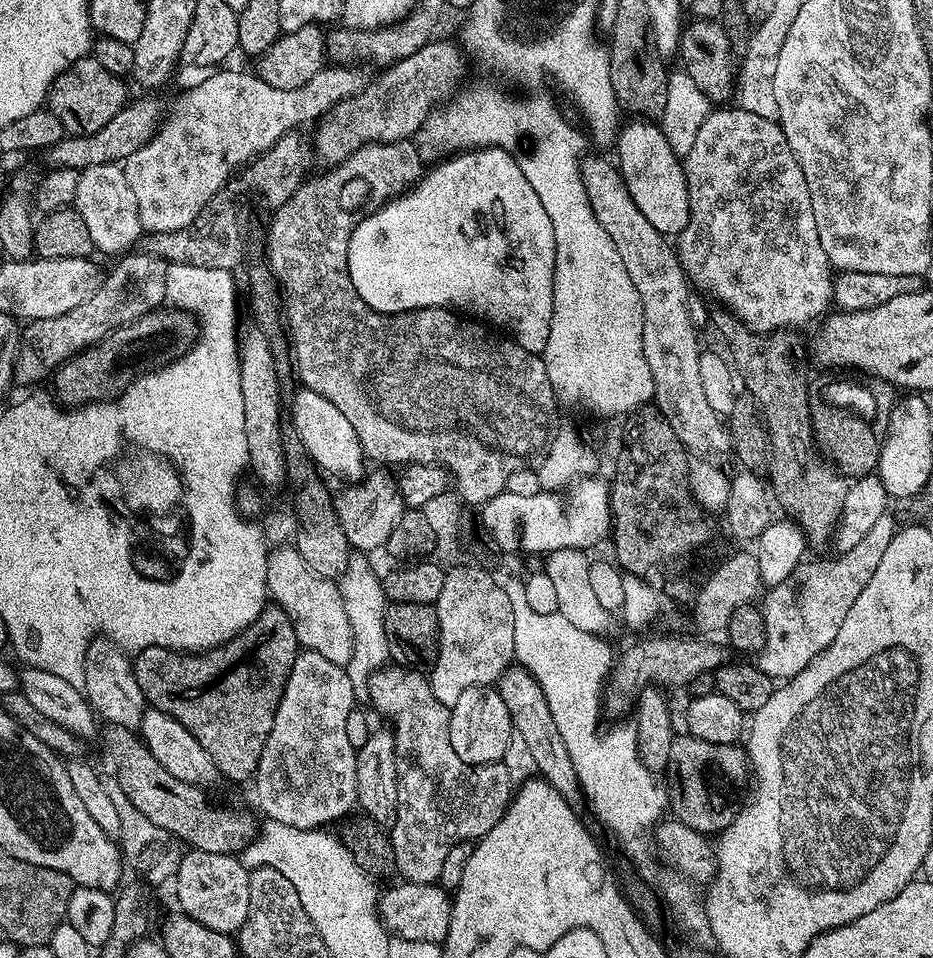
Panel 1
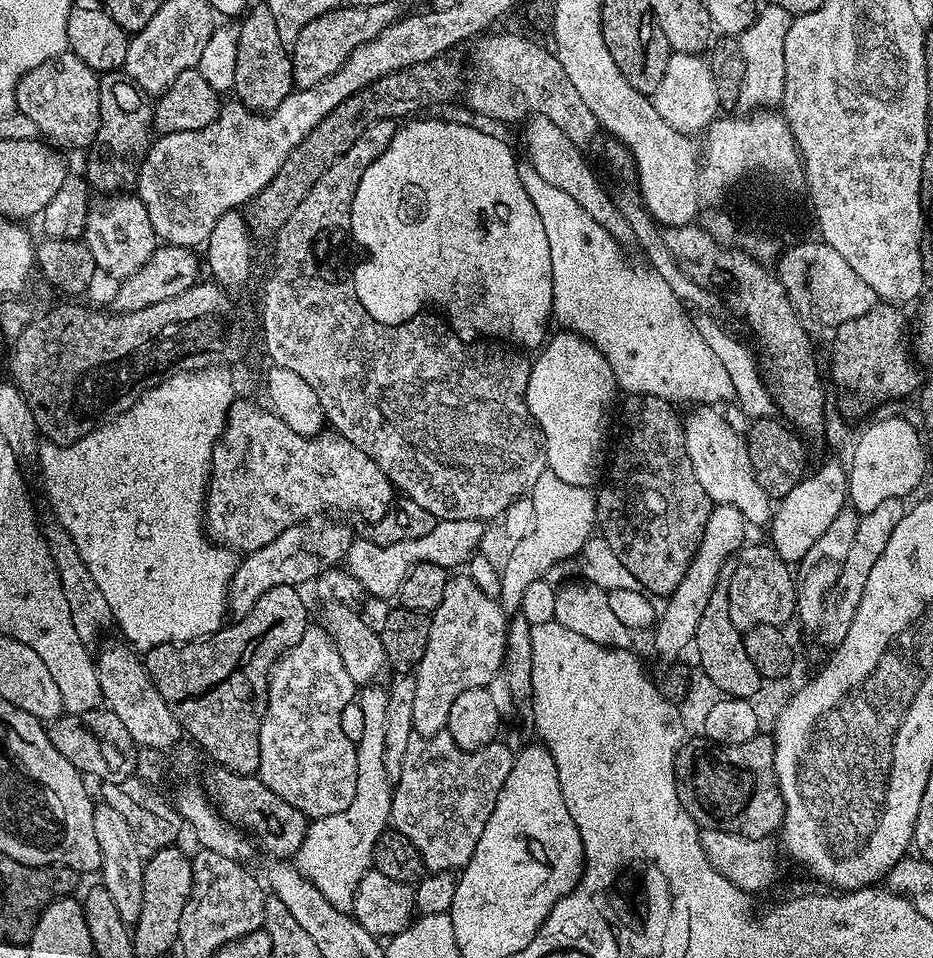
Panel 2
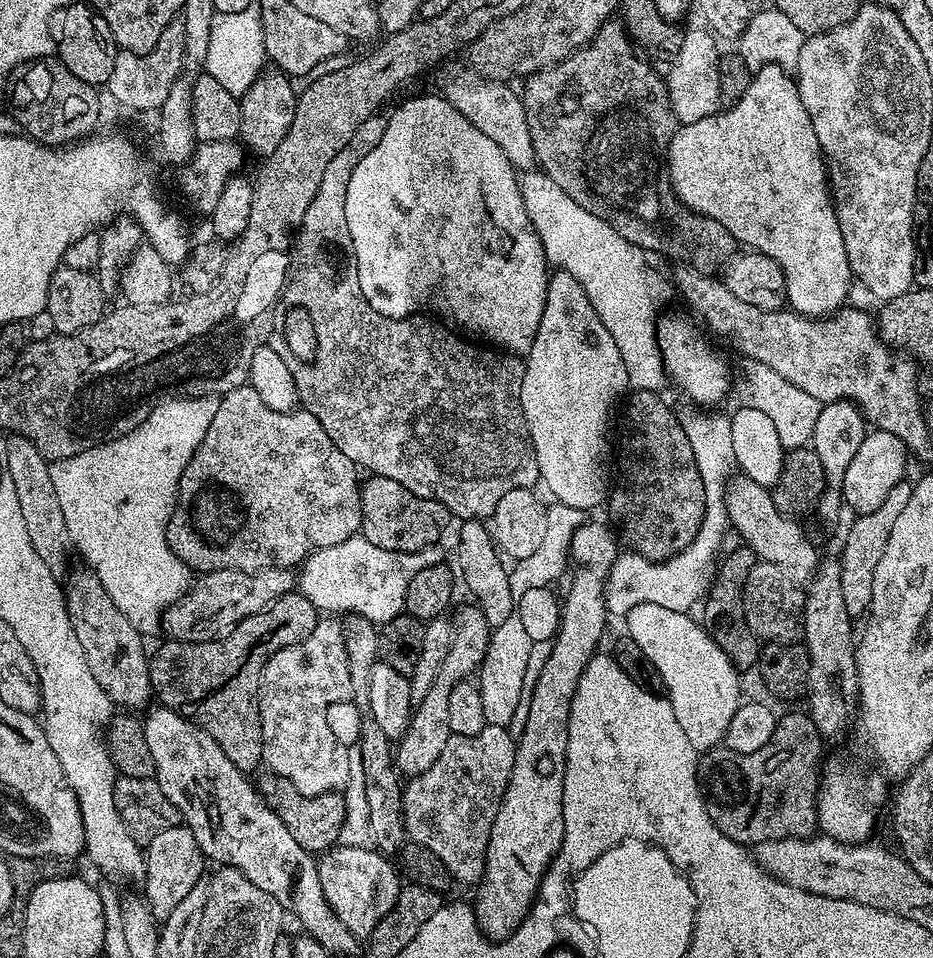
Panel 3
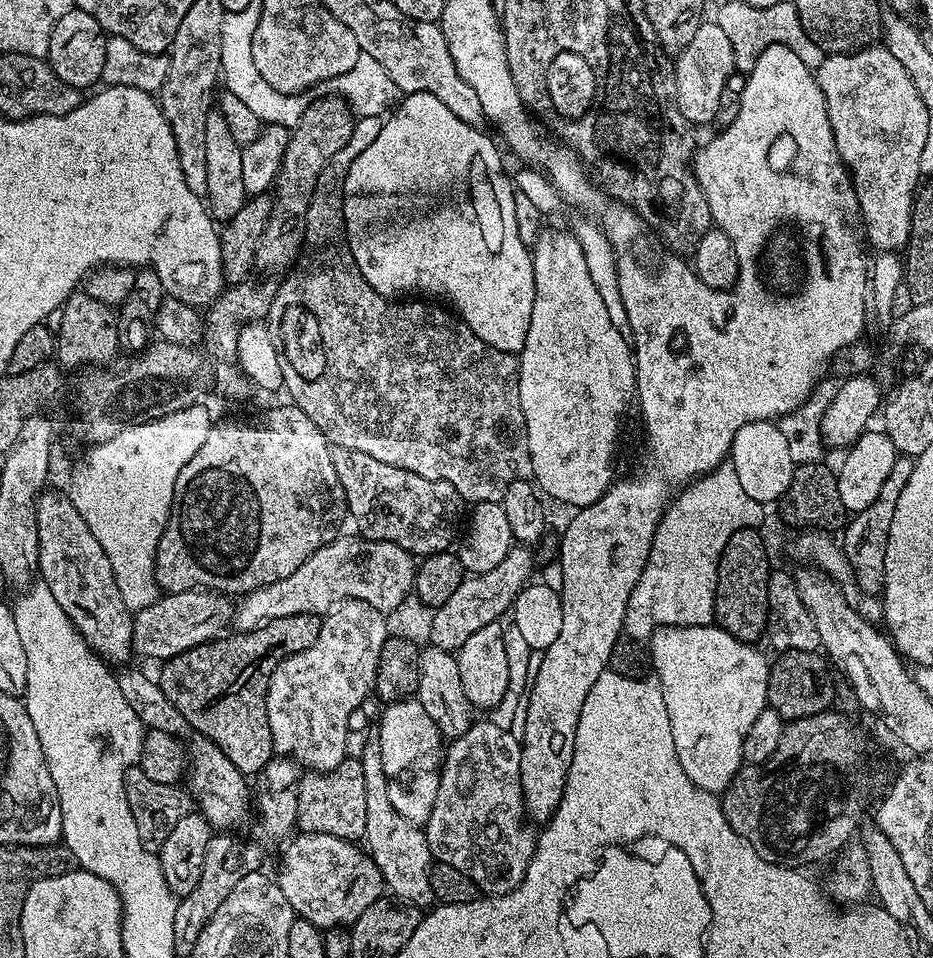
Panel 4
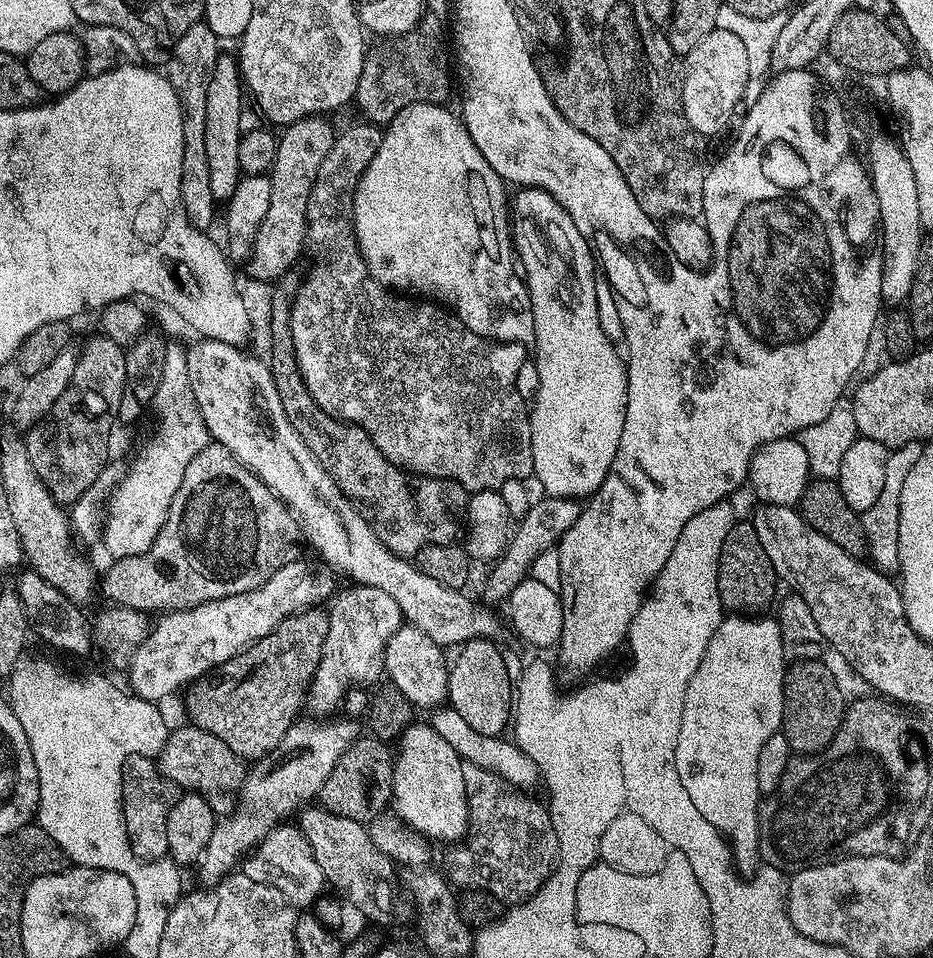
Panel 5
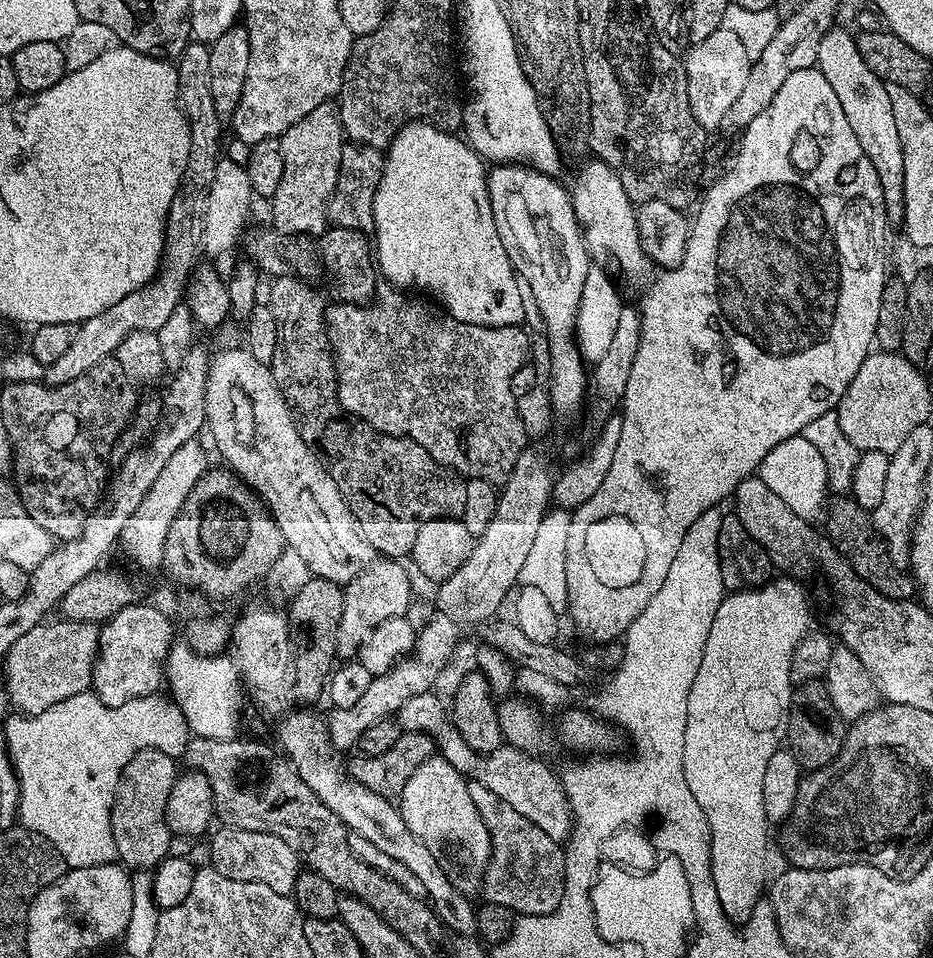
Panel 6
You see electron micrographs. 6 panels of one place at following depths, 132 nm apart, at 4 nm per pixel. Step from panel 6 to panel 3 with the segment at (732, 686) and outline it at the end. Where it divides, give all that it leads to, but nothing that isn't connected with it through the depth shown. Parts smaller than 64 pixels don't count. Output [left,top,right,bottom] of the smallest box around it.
[626,598,741,754]

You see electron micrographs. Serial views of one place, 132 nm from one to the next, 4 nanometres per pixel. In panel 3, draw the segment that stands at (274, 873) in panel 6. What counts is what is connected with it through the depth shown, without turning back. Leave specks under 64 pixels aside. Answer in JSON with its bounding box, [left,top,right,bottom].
[318,846,402,938]

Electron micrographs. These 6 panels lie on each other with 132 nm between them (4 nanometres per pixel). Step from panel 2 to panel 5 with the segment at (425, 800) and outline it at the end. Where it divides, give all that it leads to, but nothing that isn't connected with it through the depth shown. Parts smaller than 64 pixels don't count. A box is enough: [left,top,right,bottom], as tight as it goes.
[450,763,558,906]

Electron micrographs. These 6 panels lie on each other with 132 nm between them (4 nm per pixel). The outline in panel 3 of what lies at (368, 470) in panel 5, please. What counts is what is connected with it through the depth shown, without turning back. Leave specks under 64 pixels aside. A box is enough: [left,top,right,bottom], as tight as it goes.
[359,475,450,554]

